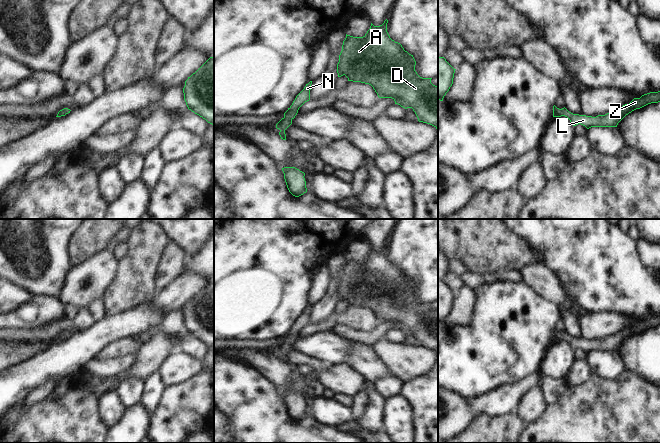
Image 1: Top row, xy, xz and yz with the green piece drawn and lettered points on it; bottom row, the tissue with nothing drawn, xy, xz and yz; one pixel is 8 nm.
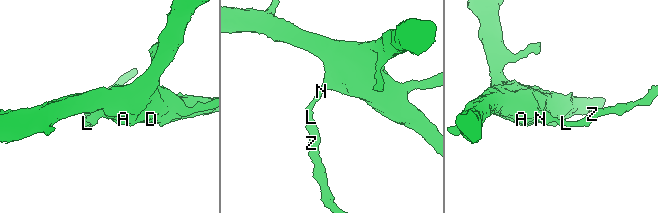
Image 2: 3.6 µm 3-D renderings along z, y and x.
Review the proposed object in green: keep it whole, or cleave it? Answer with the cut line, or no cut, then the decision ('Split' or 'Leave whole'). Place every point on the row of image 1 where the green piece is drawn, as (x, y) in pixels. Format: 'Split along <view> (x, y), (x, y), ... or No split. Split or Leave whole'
No split. Leave whole.

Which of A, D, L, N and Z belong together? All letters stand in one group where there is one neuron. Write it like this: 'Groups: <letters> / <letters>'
Groups: A D L N Z

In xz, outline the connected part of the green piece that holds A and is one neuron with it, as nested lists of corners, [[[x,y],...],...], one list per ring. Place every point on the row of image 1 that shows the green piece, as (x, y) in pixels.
[[[387,19],[380,26],[371,23],[363,37],[346,34],[337,64],[338,77],[345,75],[348,81],[371,85],[379,98],[392,98],[395,104],[405,109],[412,108],[419,122],[434,126],[438,132],[438,86],[431,83],[432,78],[422,78],[417,74],[413,55],[390,38],[387,23]]]

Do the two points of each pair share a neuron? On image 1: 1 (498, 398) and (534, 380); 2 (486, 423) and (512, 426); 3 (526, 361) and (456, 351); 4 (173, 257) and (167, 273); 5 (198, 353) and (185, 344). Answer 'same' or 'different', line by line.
1: same
2: same
3: same
4: same
5: same

